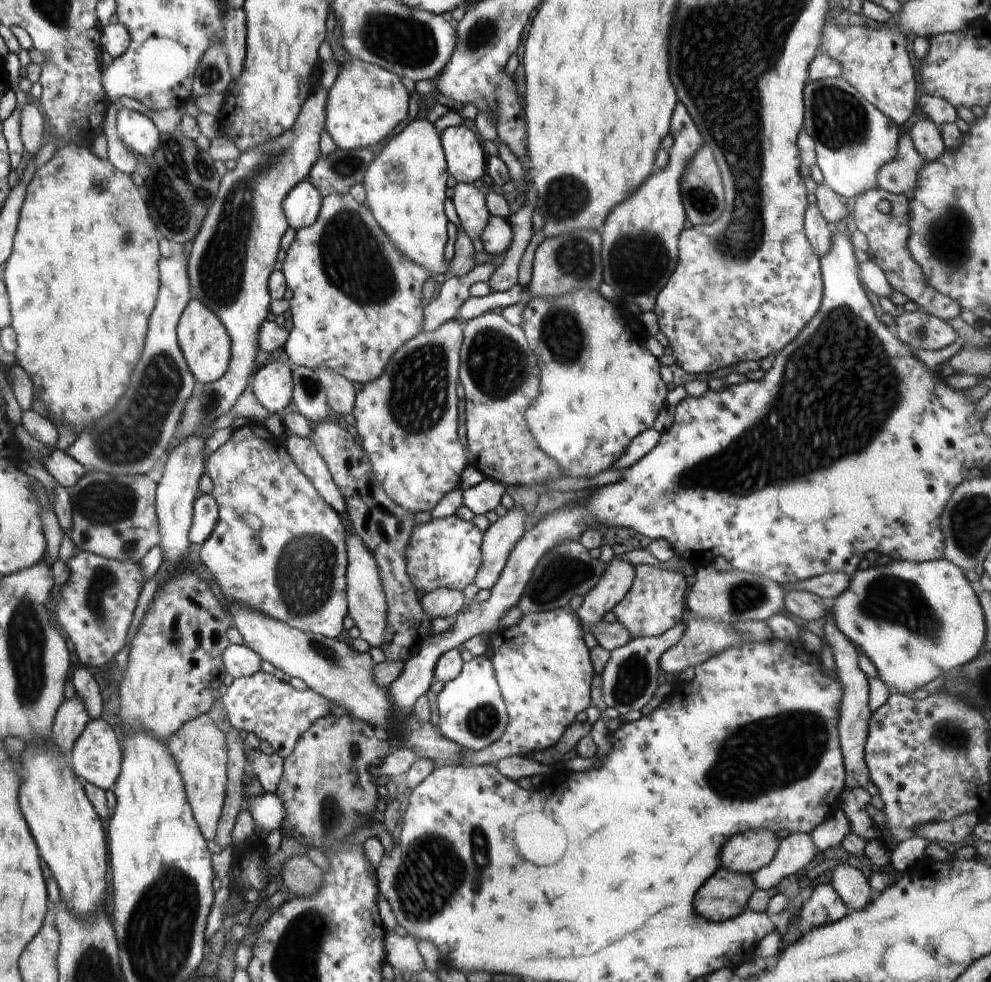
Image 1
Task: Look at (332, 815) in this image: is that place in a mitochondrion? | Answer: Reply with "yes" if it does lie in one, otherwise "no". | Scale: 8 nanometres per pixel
yes

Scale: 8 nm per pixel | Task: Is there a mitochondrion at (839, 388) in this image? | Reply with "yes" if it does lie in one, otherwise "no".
yes

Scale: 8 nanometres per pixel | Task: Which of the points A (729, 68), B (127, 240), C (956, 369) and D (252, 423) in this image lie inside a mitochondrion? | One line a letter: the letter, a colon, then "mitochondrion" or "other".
A: mitochondrion
B: mitochondrion
C: other
D: other

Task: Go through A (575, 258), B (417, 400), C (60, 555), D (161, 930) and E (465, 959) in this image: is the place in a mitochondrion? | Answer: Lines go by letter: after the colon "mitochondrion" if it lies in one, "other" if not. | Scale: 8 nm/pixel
A: mitochondrion
B: mitochondrion
C: other
D: mitochondrion
E: other

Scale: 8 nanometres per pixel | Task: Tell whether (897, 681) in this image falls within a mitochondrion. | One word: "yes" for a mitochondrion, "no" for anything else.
no

